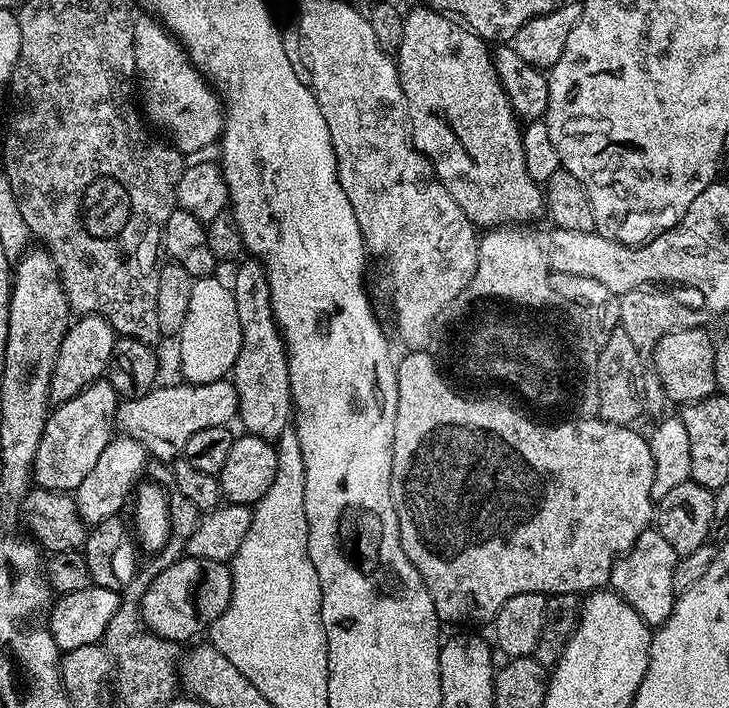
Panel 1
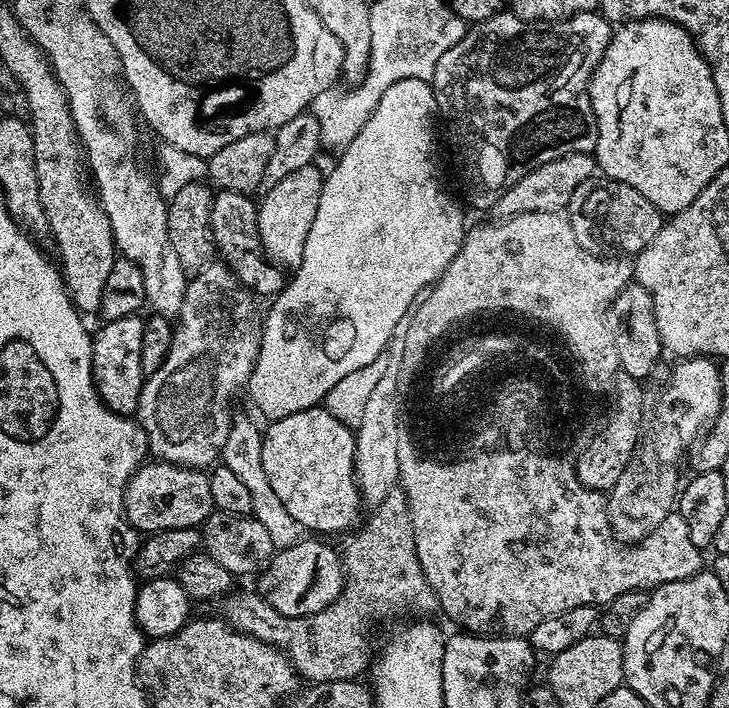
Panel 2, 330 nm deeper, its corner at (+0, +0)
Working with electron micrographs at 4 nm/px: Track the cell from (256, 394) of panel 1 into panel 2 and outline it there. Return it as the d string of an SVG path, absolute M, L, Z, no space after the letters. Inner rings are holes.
M315 163L286 174L282 182L267 189L258 204L258 230L268 259L279 262L285 269L295 270L302 262L302 250L306 250L306 234L314 226L314 214L318 214L318 198L322 194L325 173L316 169Z

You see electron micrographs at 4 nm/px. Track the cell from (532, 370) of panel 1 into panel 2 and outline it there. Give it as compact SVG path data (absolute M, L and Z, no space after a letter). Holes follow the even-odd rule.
M527 212L496 222L500 224L469 227L464 244L450 262L450 266L446 266L439 280L431 285L427 294L415 305L404 335L404 353L394 372L400 404L398 484L404 489L410 506L418 562L422 566L426 582L430 582L434 590L439 611L444 611L460 627L457 629L468 634L528 638L536 626L546 622L546 618L554 618L554 614L574 610L574 606L603 606L618 598L618 594L651 590L659 584L678 582L682 578L698 574L706 564L705 553L698 546L694 546L690 539L690 529L676 510L673 510L643 540L629 543L627 546L620 542L608 544L614 540L614 531L612 521L609 520L605 493L596 492L583 484L580 461L584 459L584 453L592 448L592 444L600 439L610 422L613 410L611 401L607 398L615 389L616 374L620 371L615 329L610 323L610 309L616 295L628 284L633 283L634 268L629 261L627 264L624 260L603 260L602 257L587 252L580 245L580 240L566 217L564 212ZM542 316L548 316L548 324L552 328L546 331L540 328L546 322ZM488 320L505 320L506 334L488 332ZM462 390L470 394L470 398L462 398ZM595 398L604 400L594 401Z

